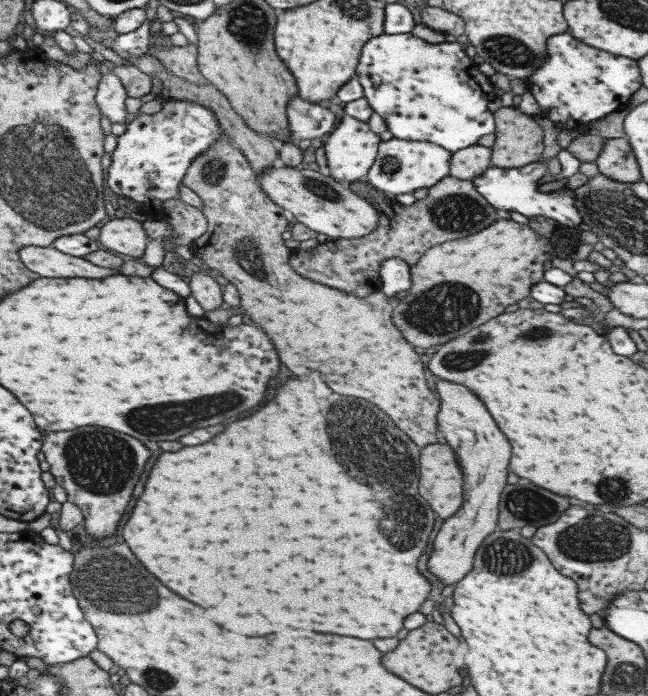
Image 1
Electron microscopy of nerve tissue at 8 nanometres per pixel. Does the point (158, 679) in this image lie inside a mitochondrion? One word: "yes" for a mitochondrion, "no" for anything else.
yes

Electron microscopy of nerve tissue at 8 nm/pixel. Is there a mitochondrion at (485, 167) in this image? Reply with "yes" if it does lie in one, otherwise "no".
no

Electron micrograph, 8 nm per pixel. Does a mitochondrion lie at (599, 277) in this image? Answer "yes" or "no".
no

